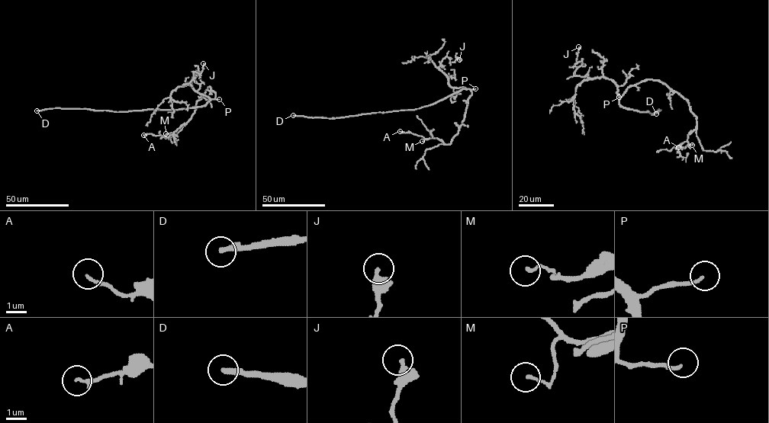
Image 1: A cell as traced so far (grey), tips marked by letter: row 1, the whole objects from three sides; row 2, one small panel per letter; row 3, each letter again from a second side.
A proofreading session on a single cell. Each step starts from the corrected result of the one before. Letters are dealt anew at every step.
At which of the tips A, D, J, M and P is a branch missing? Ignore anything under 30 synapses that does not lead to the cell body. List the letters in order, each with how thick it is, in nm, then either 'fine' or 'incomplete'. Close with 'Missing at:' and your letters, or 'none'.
A: 150 nm thick; fine
D: 260 nm thick; incomplete
J: 400 nm thick; fine
M: 130 nm thick; fine
P: 150 nm thick; incomplete
Missing at: D, P

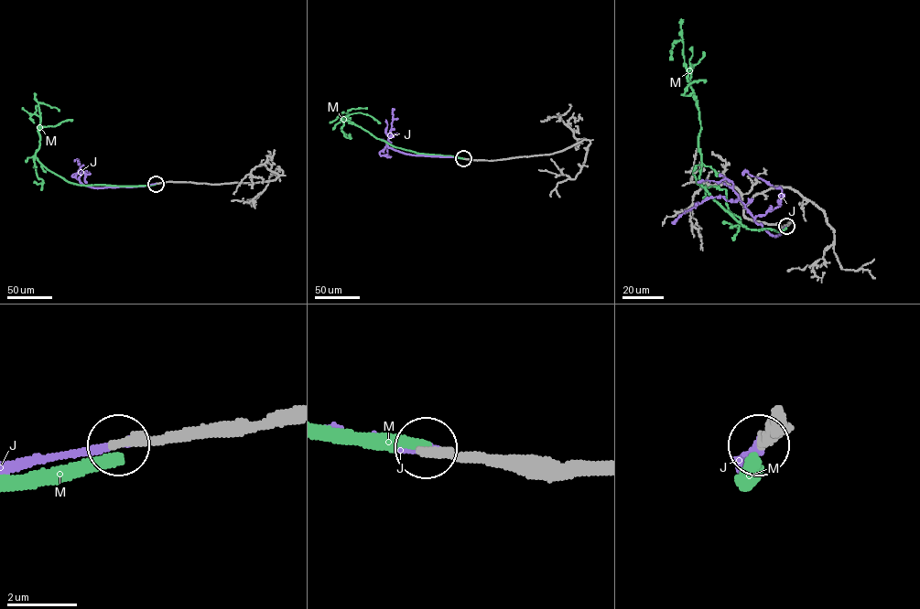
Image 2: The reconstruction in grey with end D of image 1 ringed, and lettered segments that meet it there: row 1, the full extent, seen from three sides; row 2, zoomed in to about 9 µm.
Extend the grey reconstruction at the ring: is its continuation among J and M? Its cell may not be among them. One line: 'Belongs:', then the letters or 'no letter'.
Belongs: J

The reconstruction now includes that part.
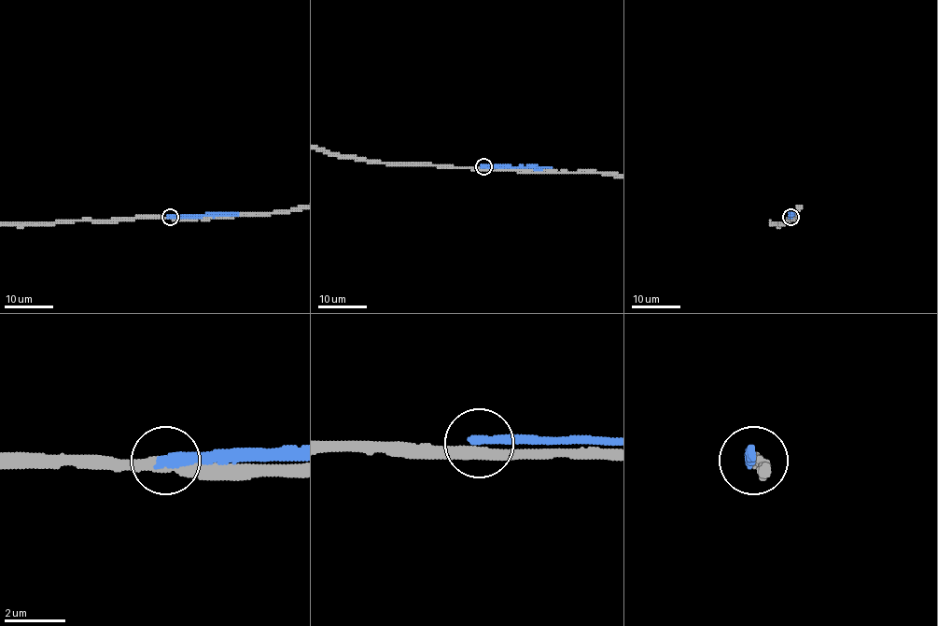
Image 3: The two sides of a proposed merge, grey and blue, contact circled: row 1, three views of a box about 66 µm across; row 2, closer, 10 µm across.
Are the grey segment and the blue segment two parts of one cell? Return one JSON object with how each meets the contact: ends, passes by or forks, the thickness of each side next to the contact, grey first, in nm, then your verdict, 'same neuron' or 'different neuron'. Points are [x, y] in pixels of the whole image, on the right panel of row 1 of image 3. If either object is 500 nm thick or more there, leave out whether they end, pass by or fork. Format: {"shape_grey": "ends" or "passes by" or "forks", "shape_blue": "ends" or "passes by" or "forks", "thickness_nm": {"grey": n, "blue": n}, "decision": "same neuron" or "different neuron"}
{"shape_grey": "passes by", "shape_blue": "ends", "thickness_nm": {"grey": 340, "blue": 320}, "decision": "different neuron"}

